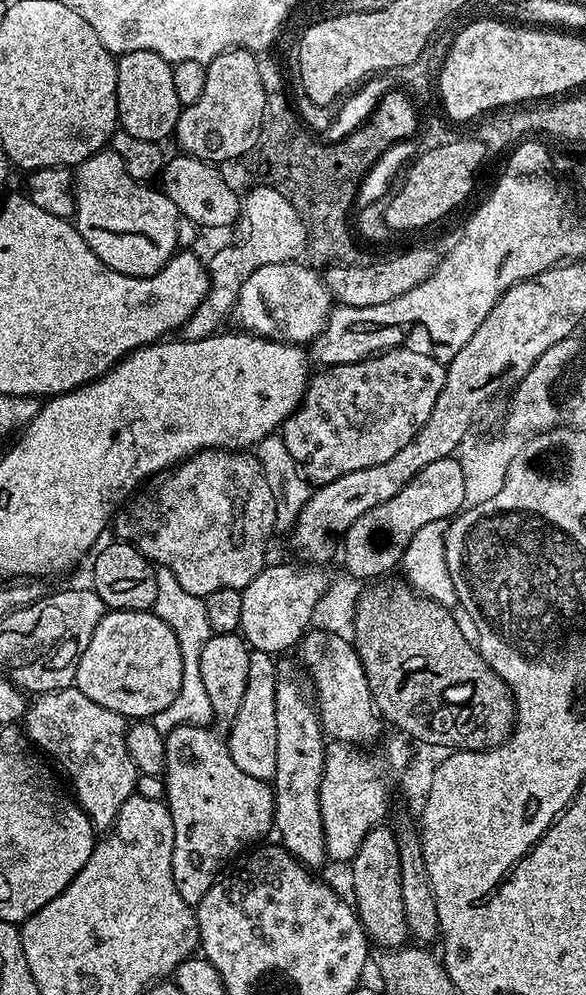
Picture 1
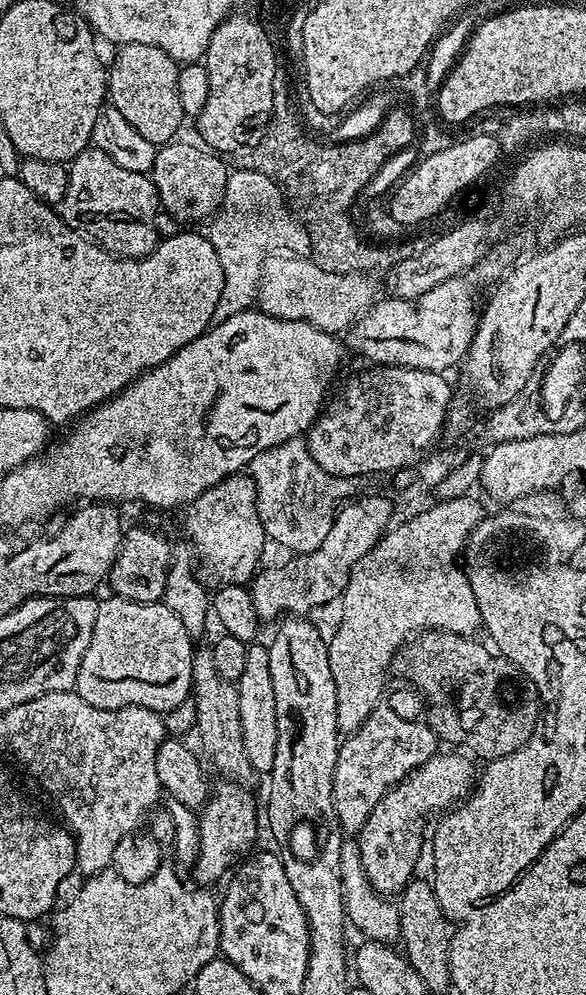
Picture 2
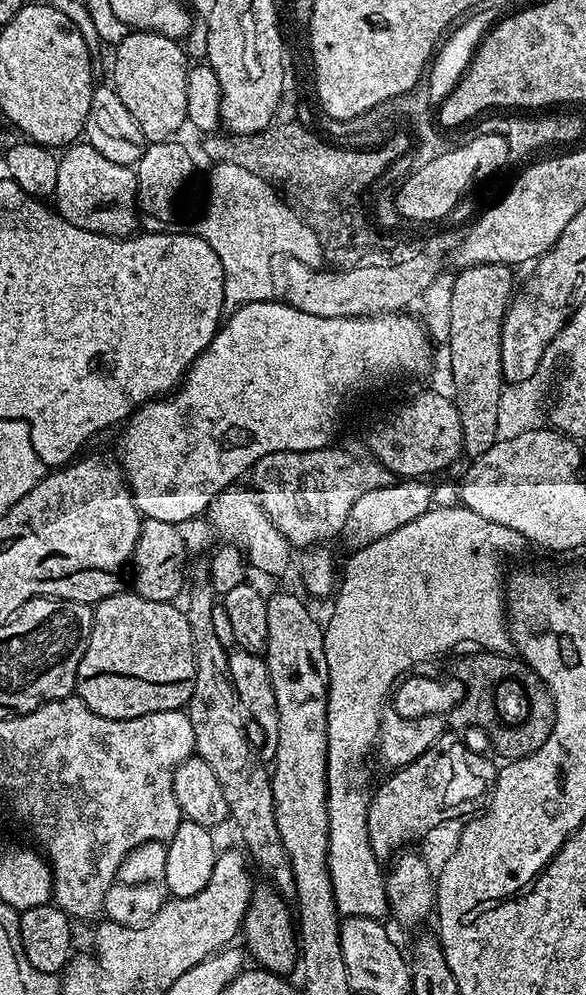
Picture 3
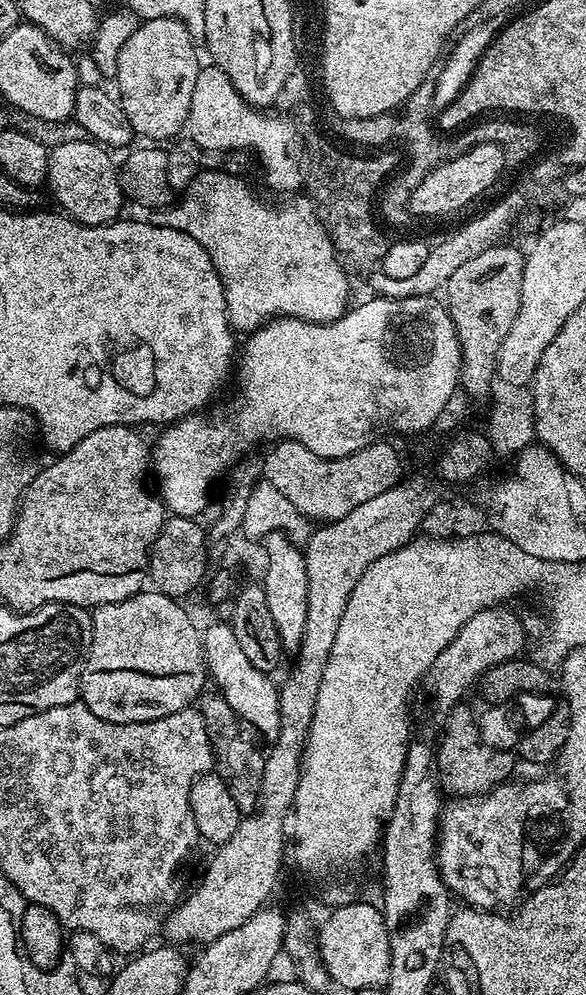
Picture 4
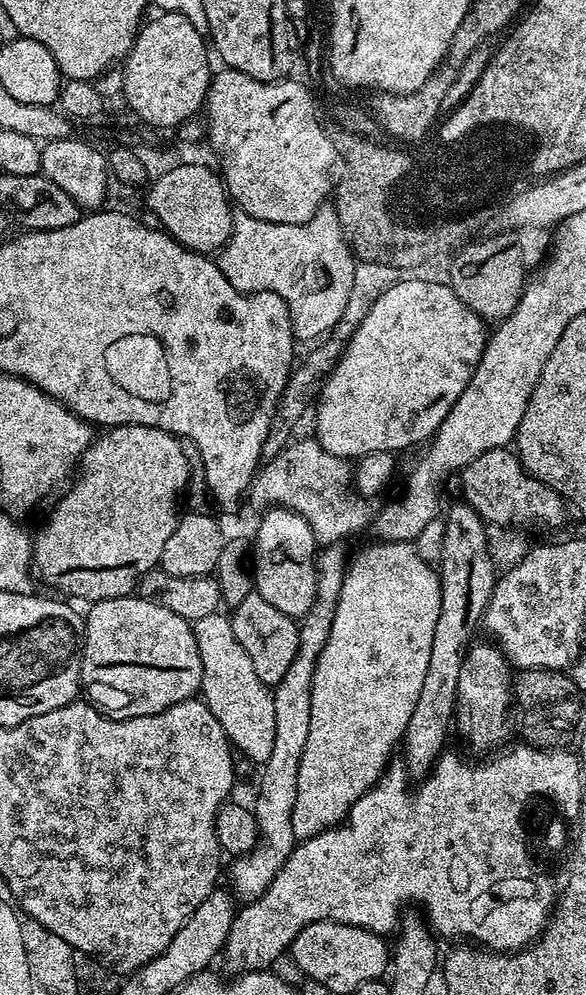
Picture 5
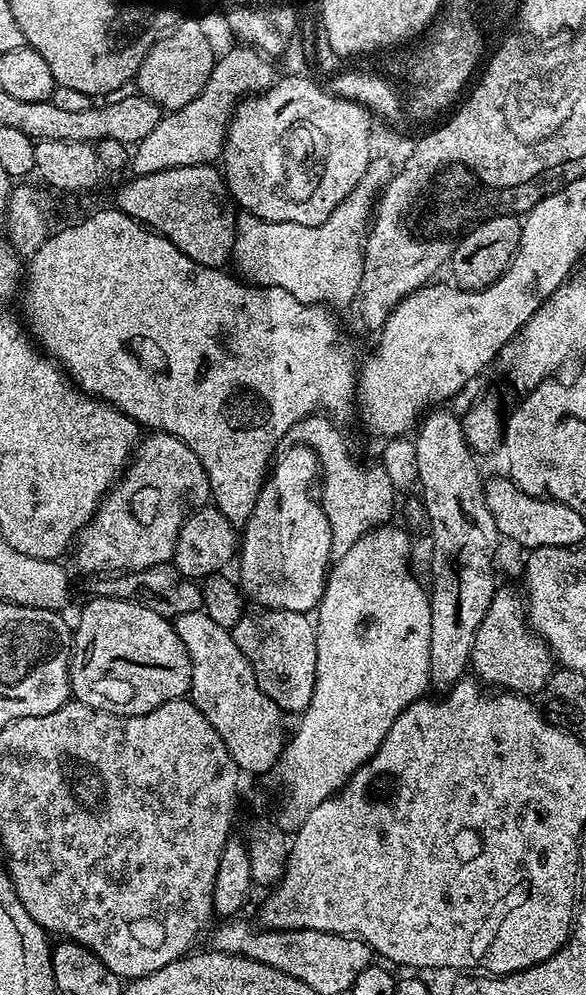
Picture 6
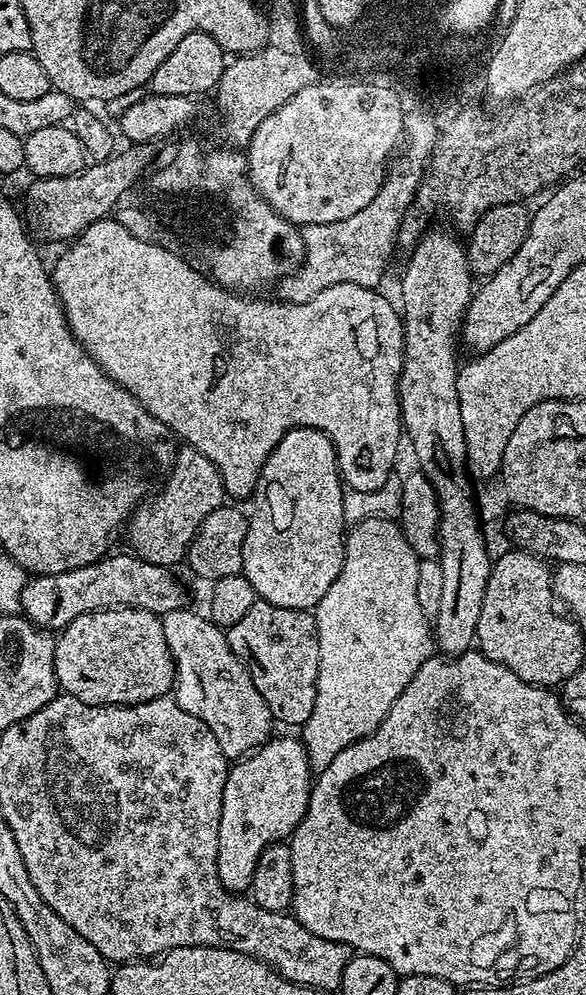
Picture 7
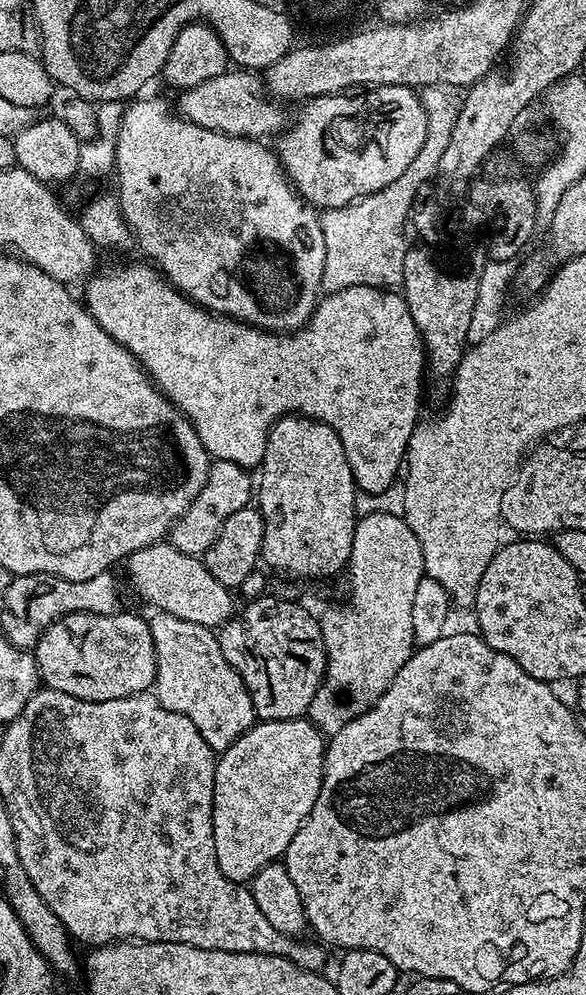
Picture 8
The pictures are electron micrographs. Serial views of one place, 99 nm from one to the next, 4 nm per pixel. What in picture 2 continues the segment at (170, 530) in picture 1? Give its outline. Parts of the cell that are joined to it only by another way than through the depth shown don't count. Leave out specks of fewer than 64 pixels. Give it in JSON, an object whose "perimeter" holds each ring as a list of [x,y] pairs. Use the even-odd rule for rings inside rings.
{"perimeter":[[[250,475],[226,477],[187,505],[184,514],[184,532],[200,555],[198,575],[205,588],[215,590],[235,584],[247,585],[256,576],[266,537],[256,507],[256,486]]]}

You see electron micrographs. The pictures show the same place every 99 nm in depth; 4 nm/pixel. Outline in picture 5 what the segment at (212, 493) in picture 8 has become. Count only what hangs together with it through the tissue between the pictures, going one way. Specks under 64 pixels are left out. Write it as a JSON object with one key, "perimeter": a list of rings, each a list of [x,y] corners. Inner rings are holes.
{"perimeter":[[[123,424],[101,433],[78,461],[76,485],[69,490],[68,496],[57,502],[44,529],[35,533],[32,542],[35,575],[39,579],[41,576],[50,587],[65,592],[60,593],[65,597],[77,596],[87,602],[130,596],[137,591],[140,581],[151,573],[148,571],[159,565],[162,549],[166,547],[170,534],[174,534],[174,526],[182,515],[180,491],[188,484],[185,445],[166,430]]]}

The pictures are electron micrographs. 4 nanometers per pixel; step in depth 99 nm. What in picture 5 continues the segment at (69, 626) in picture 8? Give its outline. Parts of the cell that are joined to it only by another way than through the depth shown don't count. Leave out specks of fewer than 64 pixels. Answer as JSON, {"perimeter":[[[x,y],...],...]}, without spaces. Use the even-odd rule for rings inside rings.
{"perimeter":[[[139,594],[130,596],[119,596],[109,600],[98,600],[91,605],[92,608],[86,612],[84,622],[84,647],[80,658],[80,686],[85,696],[95,707],[99,708],[101,713],[107,714],[117,720],[129,720],[139,716],[149,716],[158,714],[170,706],[180,704],[184,700],[193,699],[200,692],[200,683],[202,682],[202,658],[198,654],[198,642],[193,625],[185,620],[183,615],[174,610],[170,610],[167,603],[161,602],[156,598],[145,598]]]}

